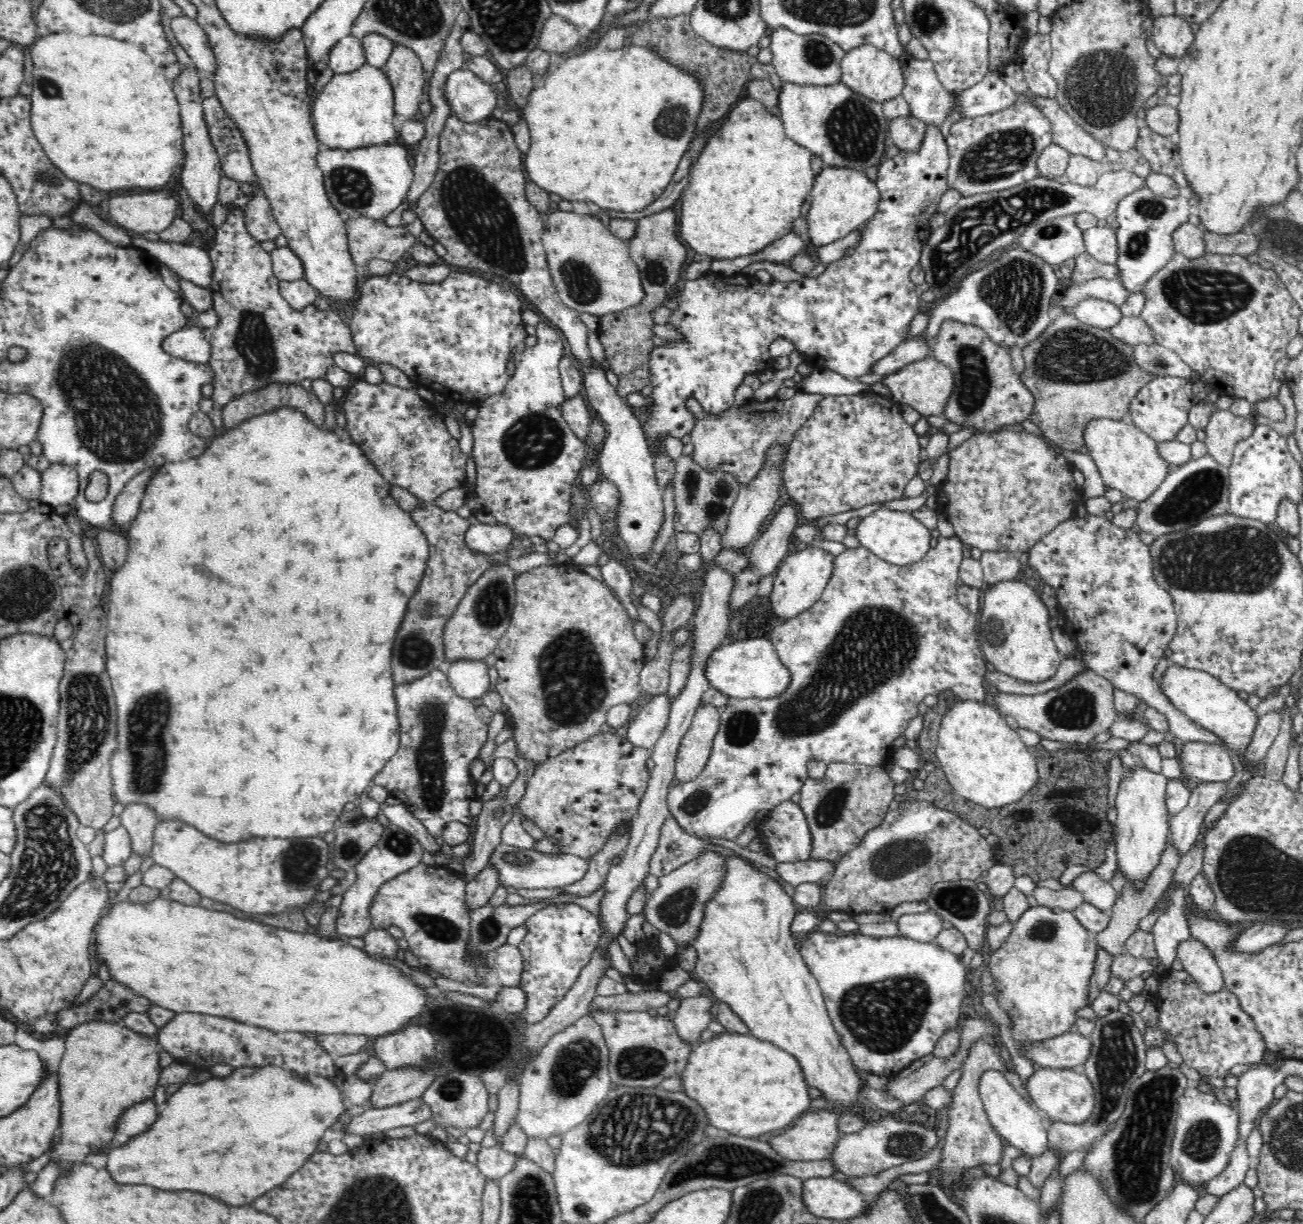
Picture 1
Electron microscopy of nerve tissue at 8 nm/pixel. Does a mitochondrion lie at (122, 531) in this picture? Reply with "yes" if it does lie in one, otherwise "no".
no

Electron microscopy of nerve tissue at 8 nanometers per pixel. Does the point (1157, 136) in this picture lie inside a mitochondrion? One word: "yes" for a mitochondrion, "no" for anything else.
no

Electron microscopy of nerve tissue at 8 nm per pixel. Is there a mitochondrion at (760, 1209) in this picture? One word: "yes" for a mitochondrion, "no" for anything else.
yes

